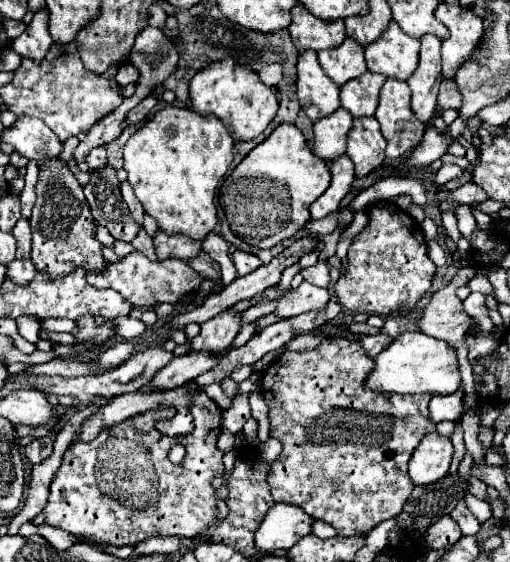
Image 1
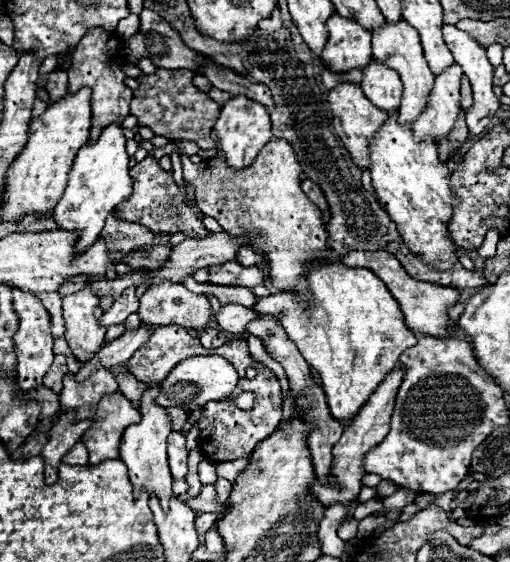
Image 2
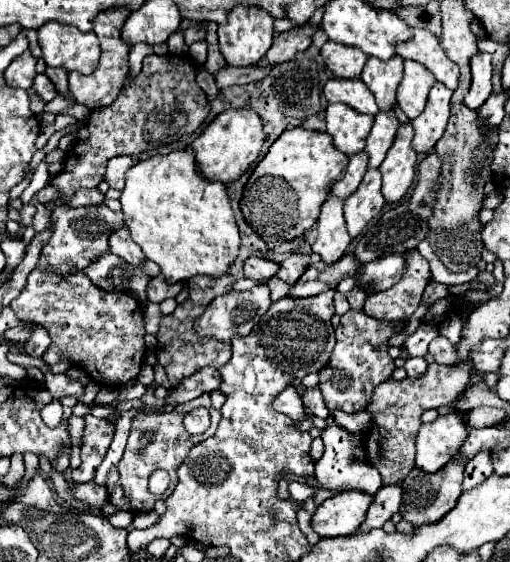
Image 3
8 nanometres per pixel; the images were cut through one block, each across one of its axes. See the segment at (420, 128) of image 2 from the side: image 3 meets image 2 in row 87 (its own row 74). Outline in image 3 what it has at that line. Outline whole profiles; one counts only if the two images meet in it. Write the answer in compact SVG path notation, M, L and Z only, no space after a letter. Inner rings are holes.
M410 28L410 30L412 30L412 38L408 42L398 42L396 54L424 64L438 82L456 90L460 72L456 68L456 62L452 62L446 56L444 48L440 46L440 40L426 28Z

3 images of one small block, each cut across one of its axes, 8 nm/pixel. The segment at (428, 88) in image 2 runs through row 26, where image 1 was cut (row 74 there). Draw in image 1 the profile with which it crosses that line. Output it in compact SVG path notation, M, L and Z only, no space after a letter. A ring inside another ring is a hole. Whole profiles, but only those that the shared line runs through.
M396 22L388 26L380 40L364 48L370 72L384 74L386 78L396 78L402 82L408 80L412 72L416 72L418 50L420 40L406 36L400 26L396 26Z

